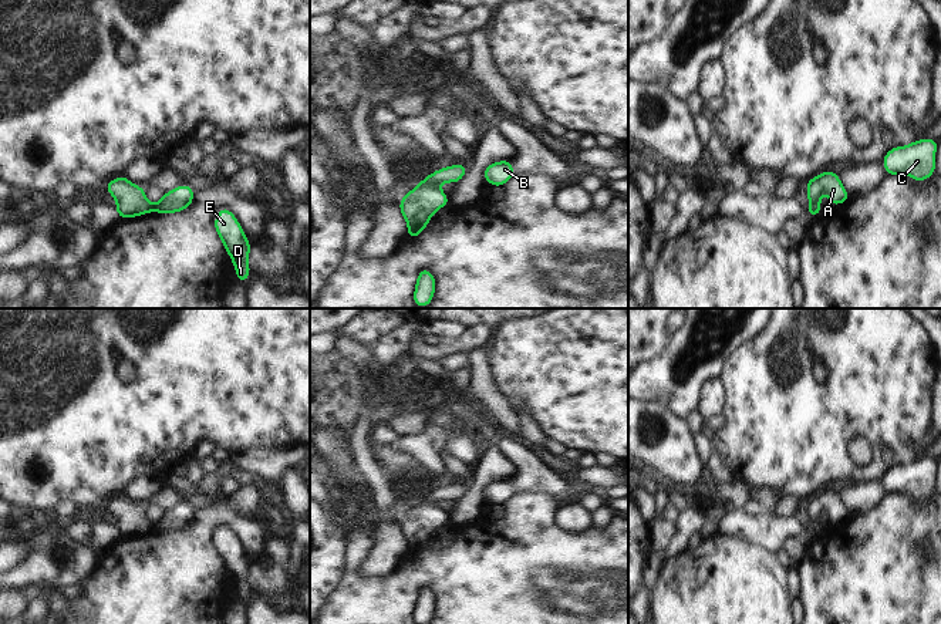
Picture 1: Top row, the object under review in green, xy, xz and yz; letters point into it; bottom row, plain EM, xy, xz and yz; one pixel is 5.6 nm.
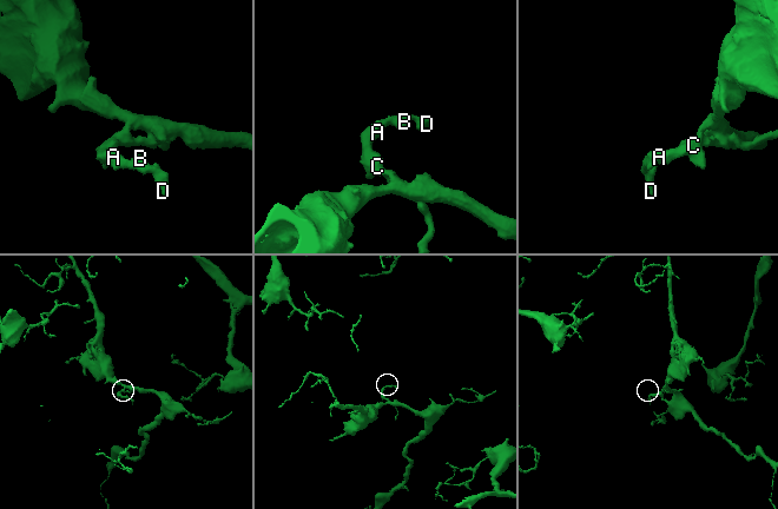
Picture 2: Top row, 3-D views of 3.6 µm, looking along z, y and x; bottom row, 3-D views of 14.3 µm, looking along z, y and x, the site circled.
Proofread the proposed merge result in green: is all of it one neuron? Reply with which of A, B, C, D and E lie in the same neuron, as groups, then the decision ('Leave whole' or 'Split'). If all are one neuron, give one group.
Groups: A B C D E. Leave whole.

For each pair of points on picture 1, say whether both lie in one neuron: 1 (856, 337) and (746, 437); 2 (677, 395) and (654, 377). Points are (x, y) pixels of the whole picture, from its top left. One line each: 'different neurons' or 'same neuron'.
1: same neuron
2: same neuron

